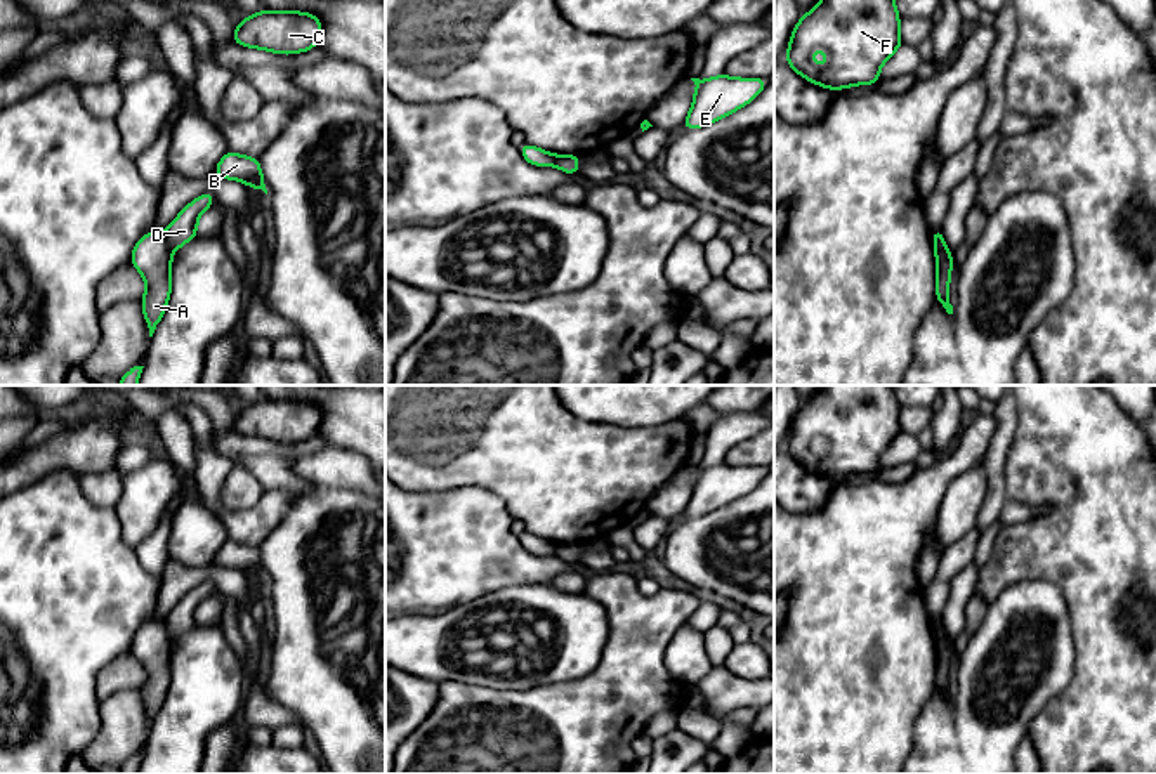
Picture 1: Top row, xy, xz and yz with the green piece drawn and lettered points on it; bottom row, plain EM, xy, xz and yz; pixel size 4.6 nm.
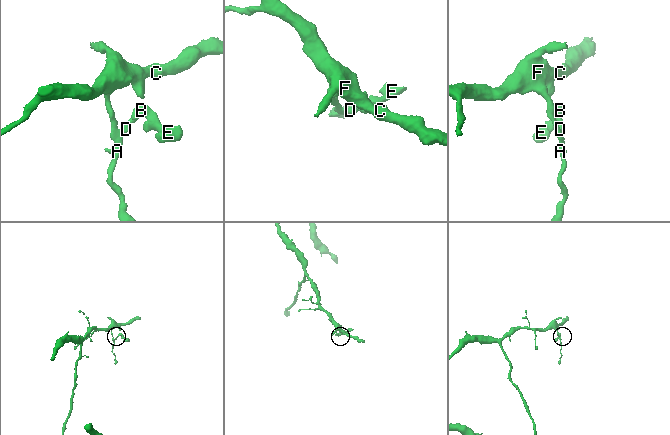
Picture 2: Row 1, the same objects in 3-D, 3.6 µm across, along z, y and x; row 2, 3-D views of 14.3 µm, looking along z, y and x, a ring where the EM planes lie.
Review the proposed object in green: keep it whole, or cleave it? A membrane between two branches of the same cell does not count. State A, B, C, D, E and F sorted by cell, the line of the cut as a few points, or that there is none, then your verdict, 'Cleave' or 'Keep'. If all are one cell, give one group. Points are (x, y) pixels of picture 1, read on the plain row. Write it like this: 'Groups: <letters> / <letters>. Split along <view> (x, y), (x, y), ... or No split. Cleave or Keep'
Groups: A C F / B D E. Split along xy (164, 622), (172, 639). Cleave

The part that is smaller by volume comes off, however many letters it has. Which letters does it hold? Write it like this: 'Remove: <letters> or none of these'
Remove: B, D, E

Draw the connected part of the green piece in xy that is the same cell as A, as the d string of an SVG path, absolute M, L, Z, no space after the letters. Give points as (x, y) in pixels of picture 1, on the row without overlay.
M149 620L135 632L130 653L142 663L146 682L141 685L142 701L153 725L172 680L172 637L165 621Z

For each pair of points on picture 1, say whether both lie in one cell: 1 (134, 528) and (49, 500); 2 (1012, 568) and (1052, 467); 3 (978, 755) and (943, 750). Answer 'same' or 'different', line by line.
1: different
2: same
3: different

